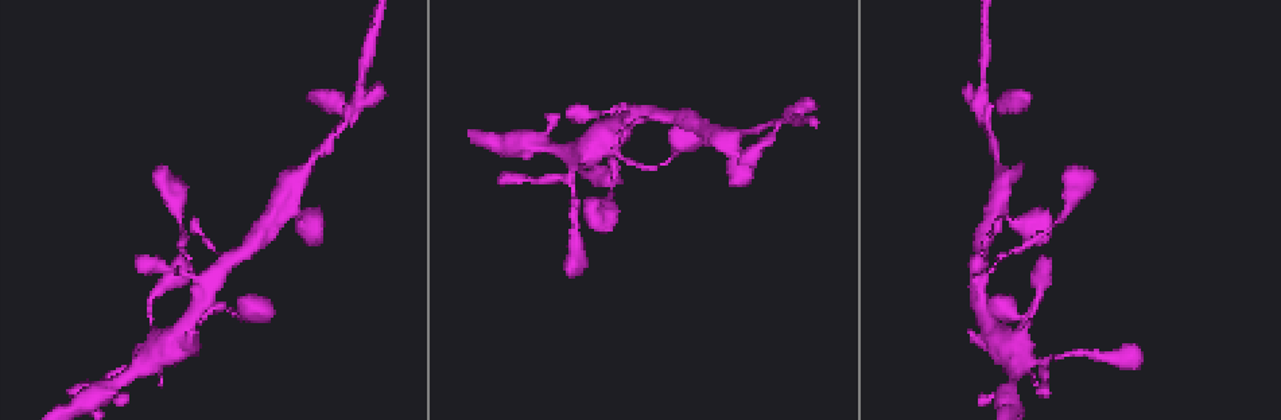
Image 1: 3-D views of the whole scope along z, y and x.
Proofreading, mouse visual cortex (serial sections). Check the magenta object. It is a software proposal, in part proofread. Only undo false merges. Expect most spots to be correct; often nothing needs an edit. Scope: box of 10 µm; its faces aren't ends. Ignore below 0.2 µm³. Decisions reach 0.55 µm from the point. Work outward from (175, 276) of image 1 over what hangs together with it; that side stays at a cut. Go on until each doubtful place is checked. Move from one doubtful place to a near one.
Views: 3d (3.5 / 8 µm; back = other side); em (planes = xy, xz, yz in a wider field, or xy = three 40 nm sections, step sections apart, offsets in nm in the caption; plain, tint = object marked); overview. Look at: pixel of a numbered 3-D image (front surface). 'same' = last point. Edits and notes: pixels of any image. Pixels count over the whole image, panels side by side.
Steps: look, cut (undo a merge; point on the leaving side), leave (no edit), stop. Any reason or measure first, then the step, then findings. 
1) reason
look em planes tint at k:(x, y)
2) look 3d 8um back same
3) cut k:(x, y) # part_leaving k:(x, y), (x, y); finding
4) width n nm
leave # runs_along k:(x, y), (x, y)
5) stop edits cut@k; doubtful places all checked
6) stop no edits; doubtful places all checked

sudden change in width
look 3d 8um at 1:(156, 343)

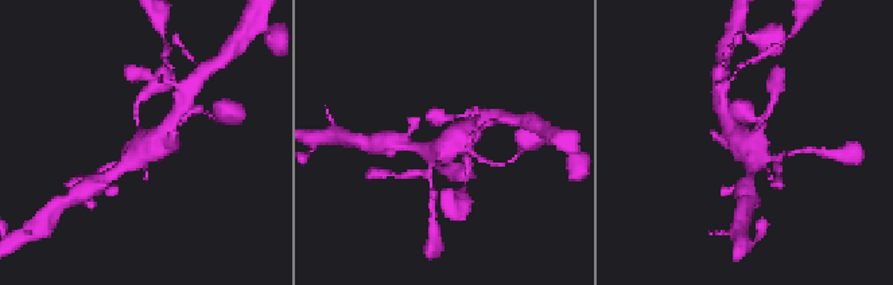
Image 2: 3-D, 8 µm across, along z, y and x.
look 3d 3.5um same

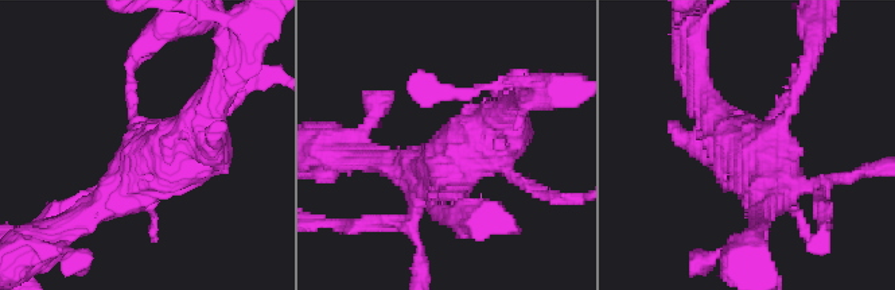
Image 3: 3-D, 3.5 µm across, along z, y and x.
look em xy step 3 tint at 3:(448, 169)

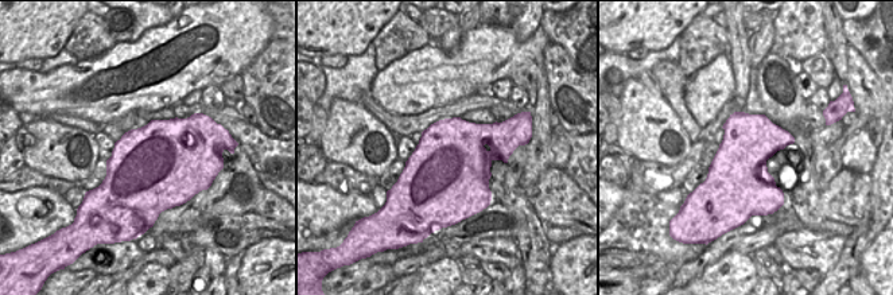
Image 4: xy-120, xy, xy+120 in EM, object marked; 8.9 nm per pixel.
leave # runs_along 3:(431, 205), (448, 165), (510, 112); one cell here

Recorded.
calibre changes
look 3d 3.5um at 1:(207, 279)

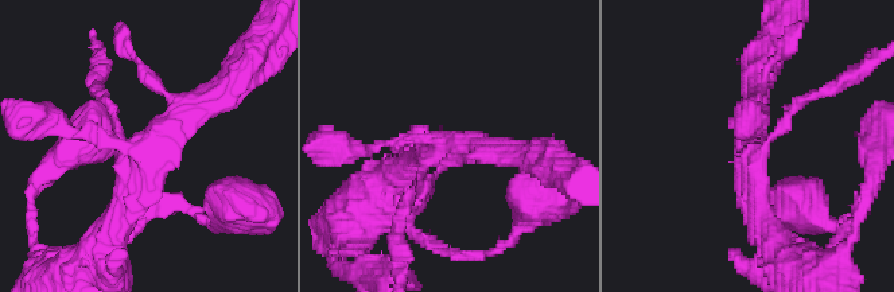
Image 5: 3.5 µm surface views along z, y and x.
look em xy step 5 plain at 5:(448, 148)

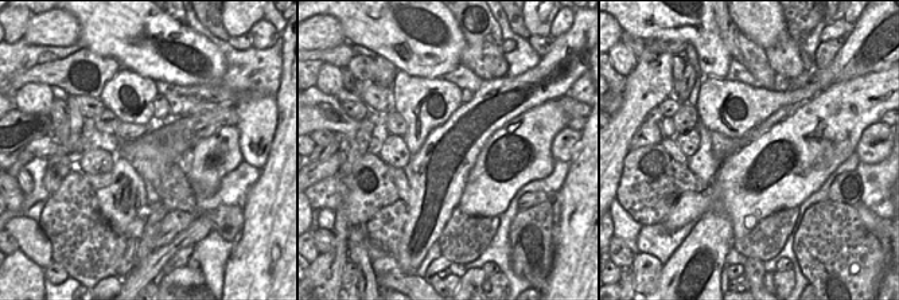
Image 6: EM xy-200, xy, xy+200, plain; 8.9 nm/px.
with the object marked
look em xy step 5 tint same

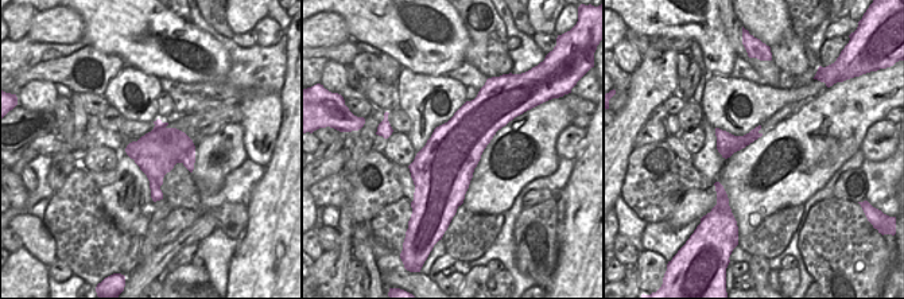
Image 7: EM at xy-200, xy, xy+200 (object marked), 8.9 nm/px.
leave # runs_along 5:(113, 229), (154, 139), (217, 93); continuous, no second cell

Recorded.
thick turns thin
look 3d 3.5um at 1:(997, 158)

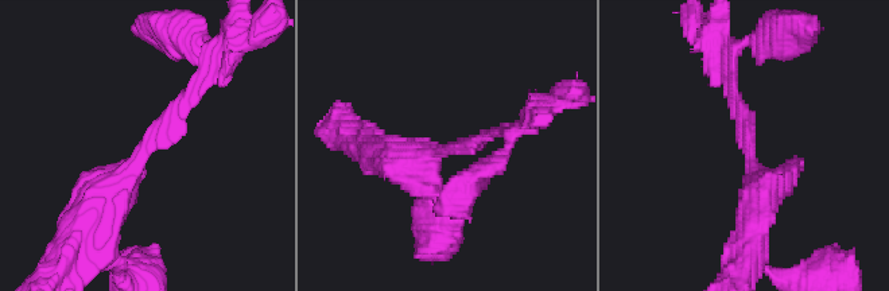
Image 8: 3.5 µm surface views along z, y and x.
arm_widths 150, 450 nm; shape alone is not enough
look em xy step 5 tint at 8:(148, 148)

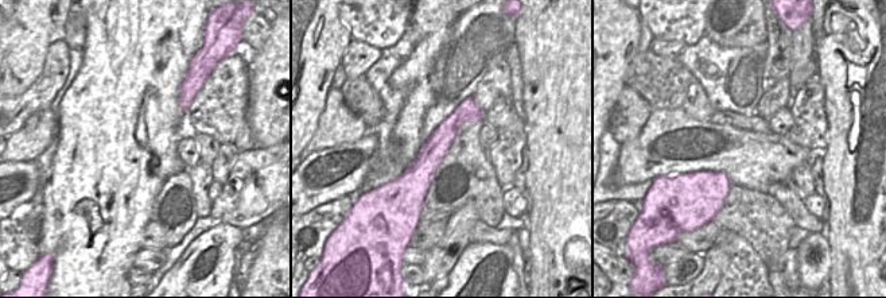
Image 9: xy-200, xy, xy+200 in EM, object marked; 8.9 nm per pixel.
cut it another way
look em xy step 2 tint same

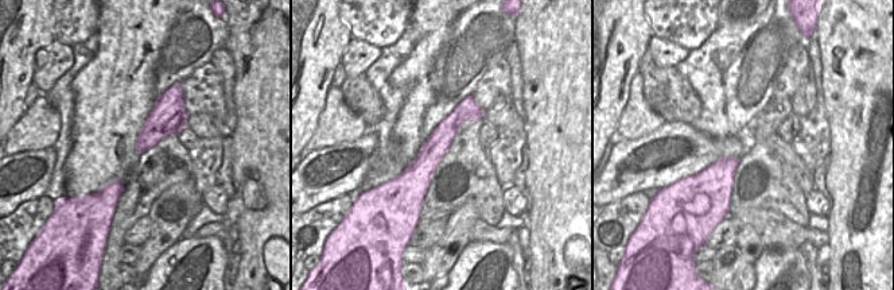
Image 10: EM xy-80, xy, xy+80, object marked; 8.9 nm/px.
leave # runs_along 8:(93, 212), (209, 80); one cell here

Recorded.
stop no edits; doubtful places all checked

